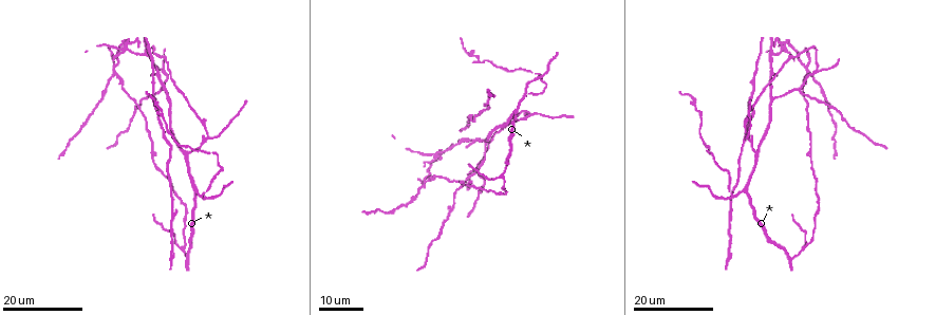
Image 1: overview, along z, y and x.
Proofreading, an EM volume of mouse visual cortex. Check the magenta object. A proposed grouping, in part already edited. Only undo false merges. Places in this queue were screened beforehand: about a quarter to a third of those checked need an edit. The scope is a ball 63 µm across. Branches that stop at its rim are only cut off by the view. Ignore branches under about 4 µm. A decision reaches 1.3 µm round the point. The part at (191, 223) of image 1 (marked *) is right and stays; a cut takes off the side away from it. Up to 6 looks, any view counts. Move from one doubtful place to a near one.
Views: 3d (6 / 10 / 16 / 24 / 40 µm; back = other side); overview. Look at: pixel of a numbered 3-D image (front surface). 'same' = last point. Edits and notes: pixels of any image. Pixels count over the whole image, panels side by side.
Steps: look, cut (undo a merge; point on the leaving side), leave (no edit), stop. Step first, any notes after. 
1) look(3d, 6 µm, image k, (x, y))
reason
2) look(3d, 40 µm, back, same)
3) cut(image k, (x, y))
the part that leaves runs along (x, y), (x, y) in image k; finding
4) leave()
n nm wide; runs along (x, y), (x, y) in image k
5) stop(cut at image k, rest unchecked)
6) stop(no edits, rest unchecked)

look(3d, 16 µm, image 1, (817, 69))
three arms meet

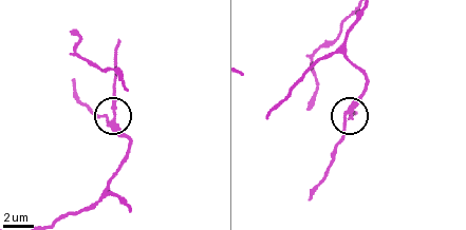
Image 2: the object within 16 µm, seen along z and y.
look(3d, 10 µm, image 2, (111, 122))

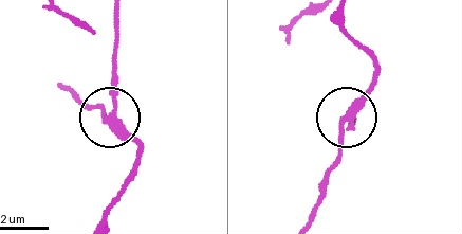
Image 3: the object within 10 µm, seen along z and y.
leave()
runs along (105, 214), (141, 154), (112, 118), (116, 40) in image 3; continuous, no second neuron

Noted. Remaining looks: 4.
look(3d, 16 µm, image 1, (189, 155))

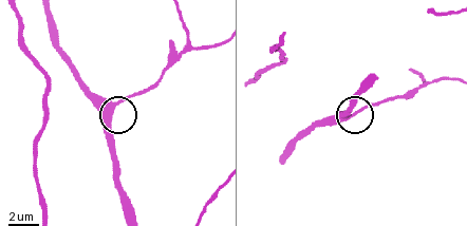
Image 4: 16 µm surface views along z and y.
look(3d, 10 µm, image 4, (112, 107))
closer look

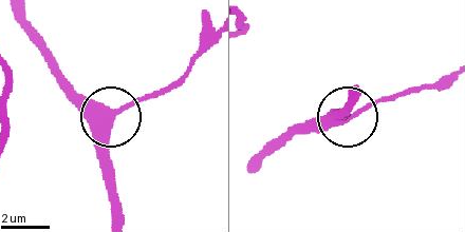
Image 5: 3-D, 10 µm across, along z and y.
leave()
runs along (123, 213), (110, 177), (110, 122), (163, 89) in image 5; one neuron here

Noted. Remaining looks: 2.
look(3d, 16 µm, image 1, (529, 113))
three-way junction

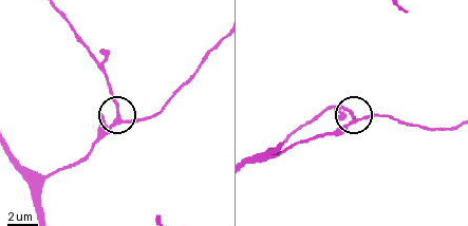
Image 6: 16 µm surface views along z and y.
look(3d, 6 µm, image 6, (353, 121))

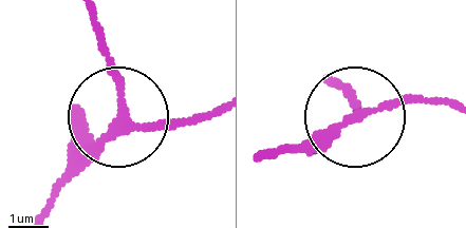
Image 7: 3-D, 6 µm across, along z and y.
leave()
side arm 15 µm; runs along (266, 157), (306, 150), (388, 103), (455, 103) in image 7; all the same neuron

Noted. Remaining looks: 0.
stop(no edits, rest unchecked)

